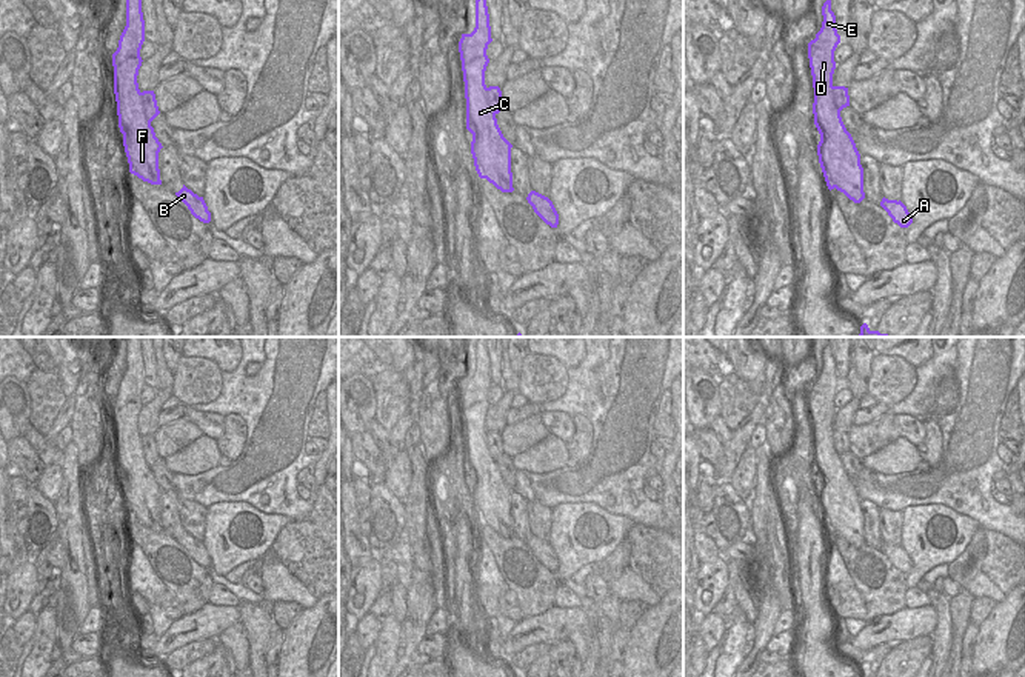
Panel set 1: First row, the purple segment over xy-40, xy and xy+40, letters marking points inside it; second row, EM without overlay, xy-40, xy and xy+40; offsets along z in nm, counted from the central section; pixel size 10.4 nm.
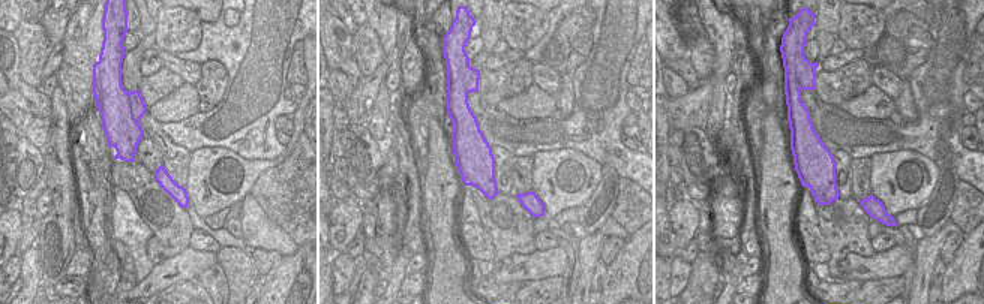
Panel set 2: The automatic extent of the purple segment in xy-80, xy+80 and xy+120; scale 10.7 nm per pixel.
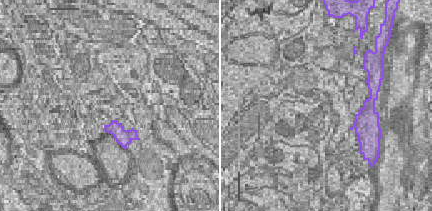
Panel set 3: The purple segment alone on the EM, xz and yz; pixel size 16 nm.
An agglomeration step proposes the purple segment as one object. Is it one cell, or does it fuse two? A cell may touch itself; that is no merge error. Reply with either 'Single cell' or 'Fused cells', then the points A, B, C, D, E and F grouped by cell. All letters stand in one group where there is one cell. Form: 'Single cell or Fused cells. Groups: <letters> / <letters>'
Fused cells. Groups: A B / C D E F.

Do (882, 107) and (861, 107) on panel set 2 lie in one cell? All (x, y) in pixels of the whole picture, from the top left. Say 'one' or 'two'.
one

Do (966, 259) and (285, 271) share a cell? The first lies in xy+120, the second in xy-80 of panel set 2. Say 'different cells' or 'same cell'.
same cell

